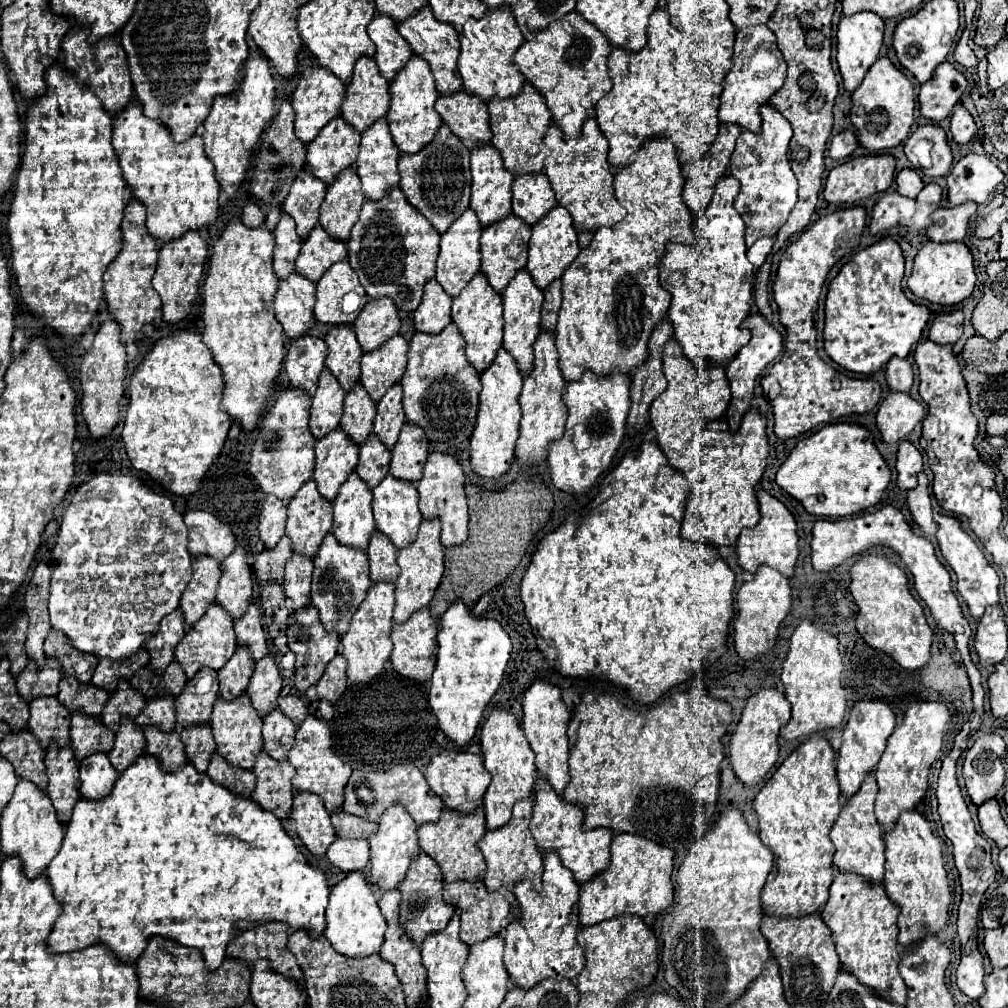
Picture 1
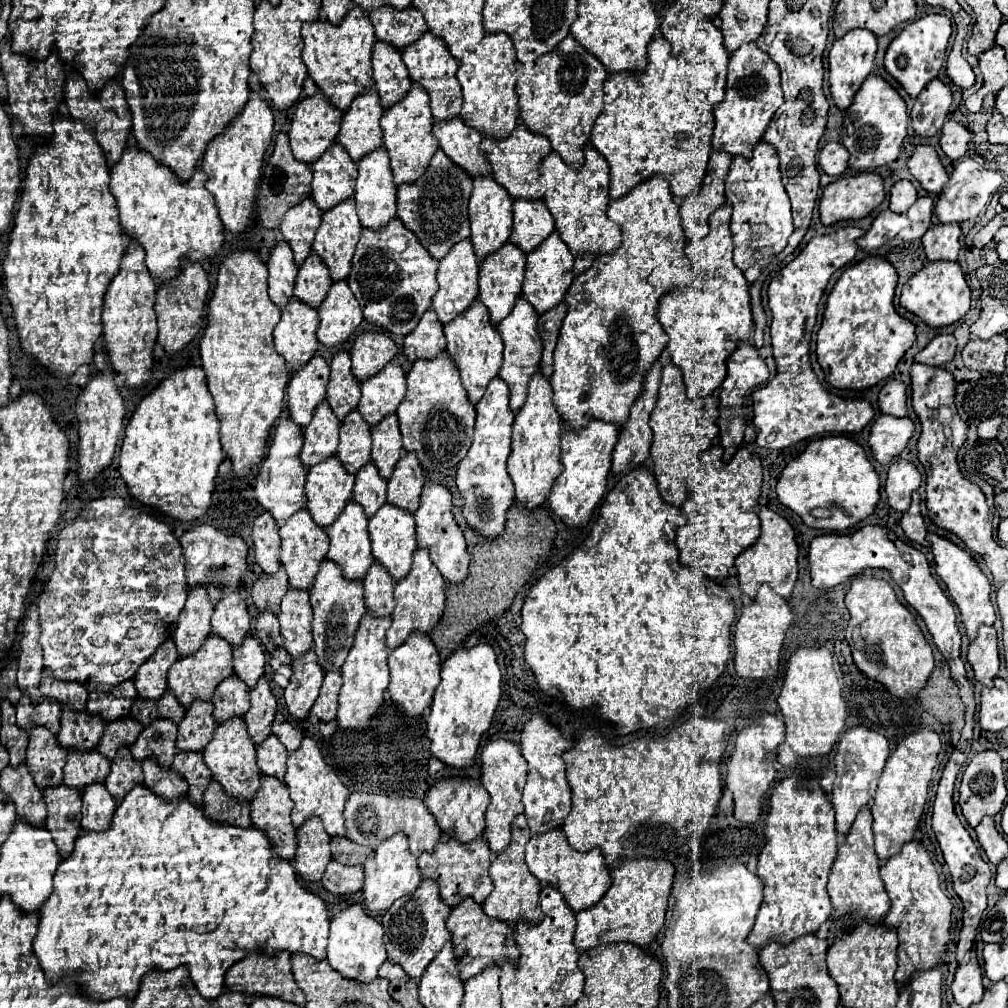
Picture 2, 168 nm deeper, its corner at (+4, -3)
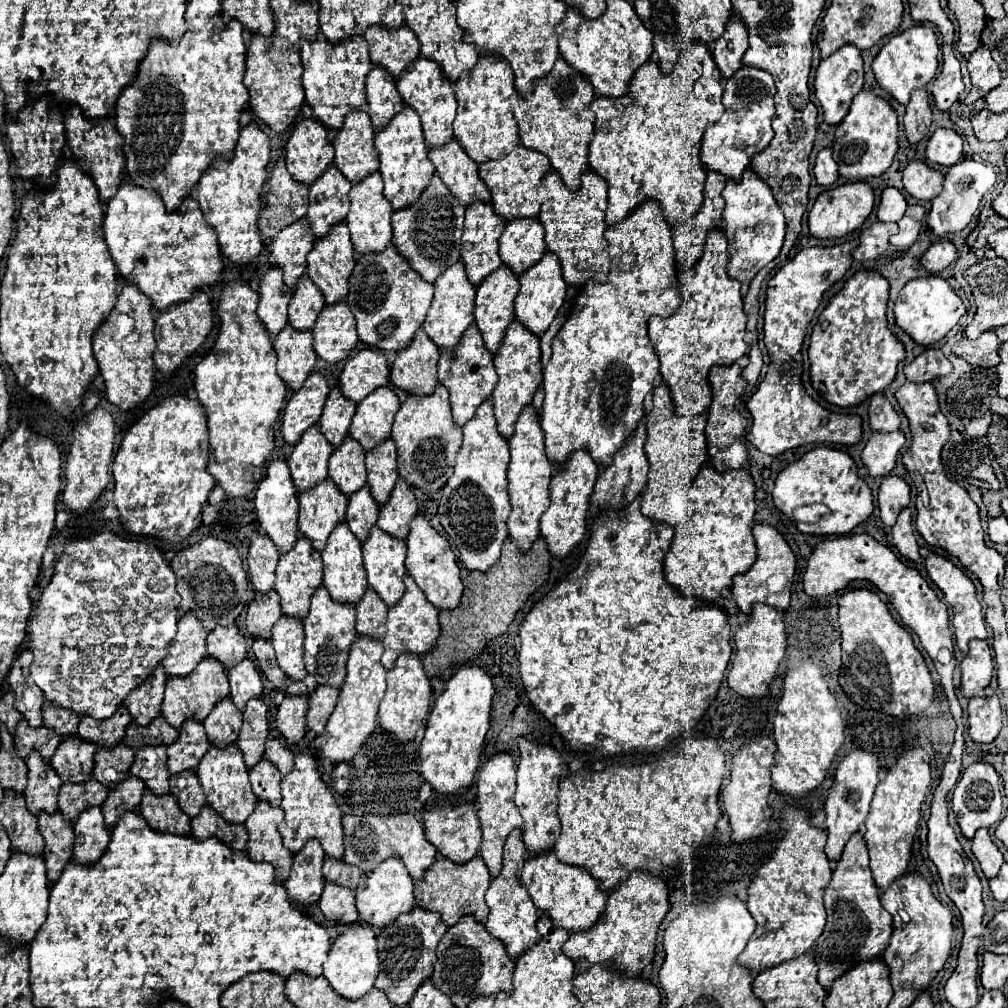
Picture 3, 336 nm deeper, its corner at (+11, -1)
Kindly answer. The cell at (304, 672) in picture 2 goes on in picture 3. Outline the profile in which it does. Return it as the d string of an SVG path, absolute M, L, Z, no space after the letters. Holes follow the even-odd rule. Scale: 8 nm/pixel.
M299 694L299 696L285 696L283 702L279 704L275 722L289 746L293 746L305 734L307 702L309 702L309 694Z

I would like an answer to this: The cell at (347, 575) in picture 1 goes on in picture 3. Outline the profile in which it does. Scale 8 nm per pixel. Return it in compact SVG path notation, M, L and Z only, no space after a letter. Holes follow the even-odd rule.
M321 584L311 596L311 608L305 616L305 664L317 684L329 684L339 688L345 680L345 664L349 648L355 640L355 608L353 604L341 604L331 600L329 592Z

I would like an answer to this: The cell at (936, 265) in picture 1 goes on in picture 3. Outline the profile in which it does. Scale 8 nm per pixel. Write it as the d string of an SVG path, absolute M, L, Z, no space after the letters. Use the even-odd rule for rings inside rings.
M933 274L909 280L895 300L897 326L901 326L915 342L925 346L941 340L961 320L965 312L967 310L963 306L963 300L955 294L951 284L945 278L933 276Z

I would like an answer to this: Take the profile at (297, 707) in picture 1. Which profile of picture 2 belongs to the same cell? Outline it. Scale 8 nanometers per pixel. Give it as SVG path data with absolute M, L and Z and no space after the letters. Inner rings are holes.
M274 722L272 734L284 744L284 748L286 748L290 754L292 754L296 748L300 748L302 732L300 732L300 728L292 726L290 722Z

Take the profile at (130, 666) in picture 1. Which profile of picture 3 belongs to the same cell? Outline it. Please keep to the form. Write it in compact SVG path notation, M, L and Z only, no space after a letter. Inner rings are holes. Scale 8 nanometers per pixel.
M121 704L121 708L117 708L115 716L109 720L93 720L89 716L81 716L79 722L79 736L83 740L95 742L97 746L105 746L111 748L113 744L119 744L121 738L125 736L125 728L131 722L129 710L125 708L125 704Z

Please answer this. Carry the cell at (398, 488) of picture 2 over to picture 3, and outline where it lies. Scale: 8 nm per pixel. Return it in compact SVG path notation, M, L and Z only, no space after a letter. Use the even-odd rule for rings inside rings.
M399 476L389 500L379 508L377 524L381 524L381 528L395 538L407 538L409 520L415 514L417 514L415 494L411 486Z

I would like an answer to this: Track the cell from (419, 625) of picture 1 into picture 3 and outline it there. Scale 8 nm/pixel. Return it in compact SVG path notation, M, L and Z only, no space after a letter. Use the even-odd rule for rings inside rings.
M403 652L399 654L395 666L387 670L387 692L380 702L378 716L379 727L395 734L397 742L407 742L415 738L415 732L419 726L425 724L425 718L429 716L431 710L431 698L433 698L433 688L431 680L421 664L421 656L413 652Z

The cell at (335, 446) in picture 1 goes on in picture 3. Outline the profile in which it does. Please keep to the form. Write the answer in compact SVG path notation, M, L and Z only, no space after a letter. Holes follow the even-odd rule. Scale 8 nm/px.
M327 478L299 496L299 532L313 540L315 550L323 550L331 530L345 520L347 496Z

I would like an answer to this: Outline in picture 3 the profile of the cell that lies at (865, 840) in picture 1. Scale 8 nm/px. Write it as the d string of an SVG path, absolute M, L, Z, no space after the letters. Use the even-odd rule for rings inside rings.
M855 832L841 854L841 860L835 862L835 870L829 886L823 892L823 902L827 910L827 924L823 934L813 946L813 958L819 966L819 982L829 990L831 982L841 976L845 970L855 966L861 960L871 960L883 954L891 936L891 914L879 902L879 888L869 870L867 844L861 832Z

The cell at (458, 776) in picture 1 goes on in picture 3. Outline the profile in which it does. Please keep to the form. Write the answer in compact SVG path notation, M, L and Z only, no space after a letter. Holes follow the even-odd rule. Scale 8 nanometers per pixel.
M471 802L463 804L433 804L429 812L423 814L423 824L425 824L425 836L429 842L449 860L453 862L465 862L471 860L473 856L479 854L479 844L481 844L481 826L479 826L479 816L477 810Z

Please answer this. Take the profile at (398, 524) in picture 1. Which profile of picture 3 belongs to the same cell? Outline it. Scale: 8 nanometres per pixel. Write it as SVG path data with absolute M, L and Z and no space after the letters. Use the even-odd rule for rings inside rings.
M373 526L367 540L363 542L367 582L385 600L387 606L393 606L405 592L405 554L405 540L389 536L379 526Z

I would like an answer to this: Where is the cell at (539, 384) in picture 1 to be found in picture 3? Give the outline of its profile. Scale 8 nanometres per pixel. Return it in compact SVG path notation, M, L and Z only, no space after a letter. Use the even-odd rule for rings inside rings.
M529 404L513 430L513 436L509 438L511 448L511 460L509 460L509 472L507 472L507 490L511 500L511 514L507 520L509 536L517 542L517 546L527 552L533 540L539 536L539 518L549 506L549 482L553 474L553 464L549 462L545 454L545 434L541 428L541 414Z

